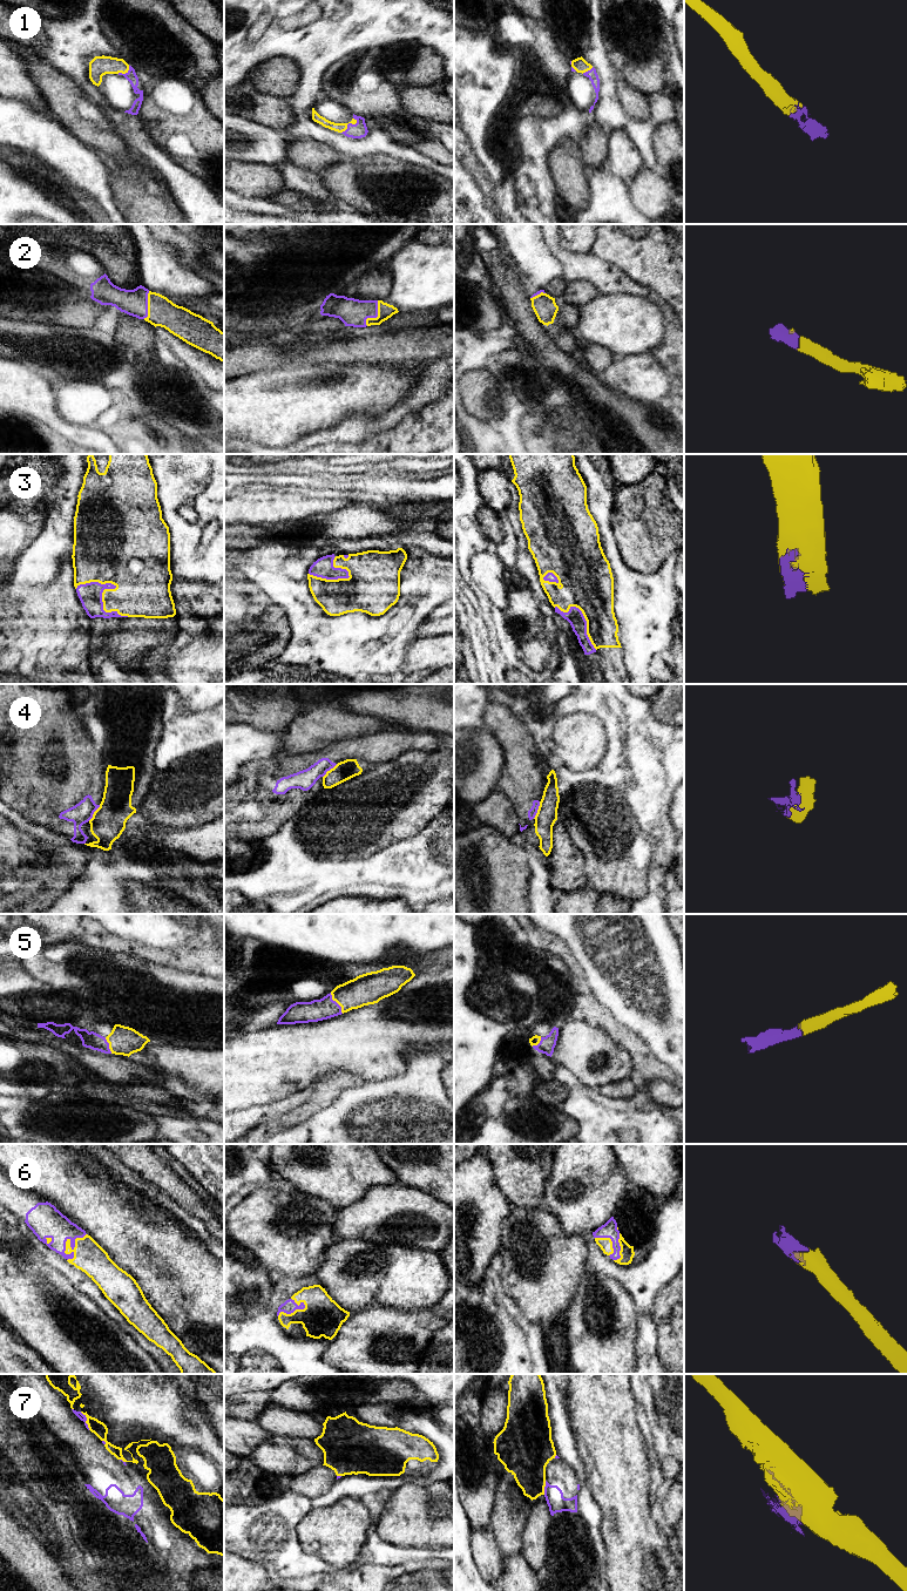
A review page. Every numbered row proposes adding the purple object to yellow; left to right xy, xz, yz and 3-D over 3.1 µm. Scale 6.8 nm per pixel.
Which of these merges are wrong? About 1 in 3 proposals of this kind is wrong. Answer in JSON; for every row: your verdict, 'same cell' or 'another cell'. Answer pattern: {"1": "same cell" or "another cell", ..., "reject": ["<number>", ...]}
{"1": "same cell", "2": "same cell", "3": "same cell", "4": "another cell", "5": "same cell", "6": "same cell", "7": "another cell", "reject": ["4", "7"]}

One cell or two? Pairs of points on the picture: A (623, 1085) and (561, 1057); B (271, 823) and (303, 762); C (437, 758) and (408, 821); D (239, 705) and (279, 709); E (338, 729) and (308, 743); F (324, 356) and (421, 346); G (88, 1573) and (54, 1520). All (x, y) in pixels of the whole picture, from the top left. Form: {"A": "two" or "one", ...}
{"A": "two", "B": "one", "C": "one", "D": "one", "E": "one", "F": "one", "G": "one"}

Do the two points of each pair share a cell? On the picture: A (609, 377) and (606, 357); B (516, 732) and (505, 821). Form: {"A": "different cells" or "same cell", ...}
{"A": "different cells", "B": "different cells"}

